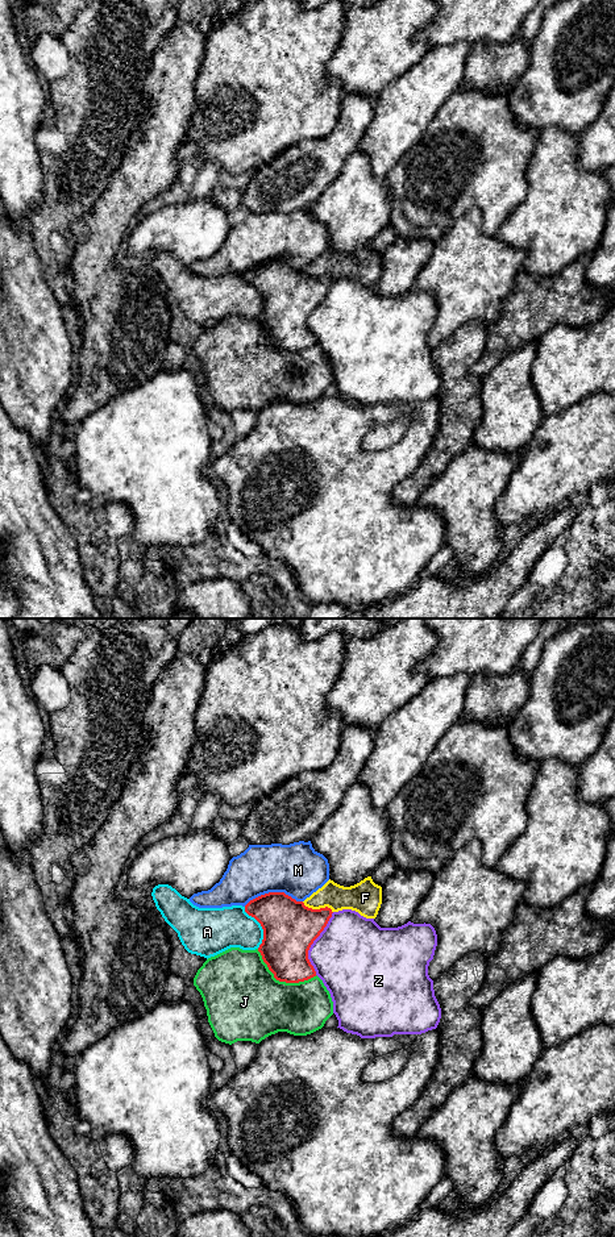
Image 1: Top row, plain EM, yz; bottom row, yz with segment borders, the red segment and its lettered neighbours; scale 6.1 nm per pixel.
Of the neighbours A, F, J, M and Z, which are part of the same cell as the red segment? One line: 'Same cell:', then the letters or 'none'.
Same cell: none

